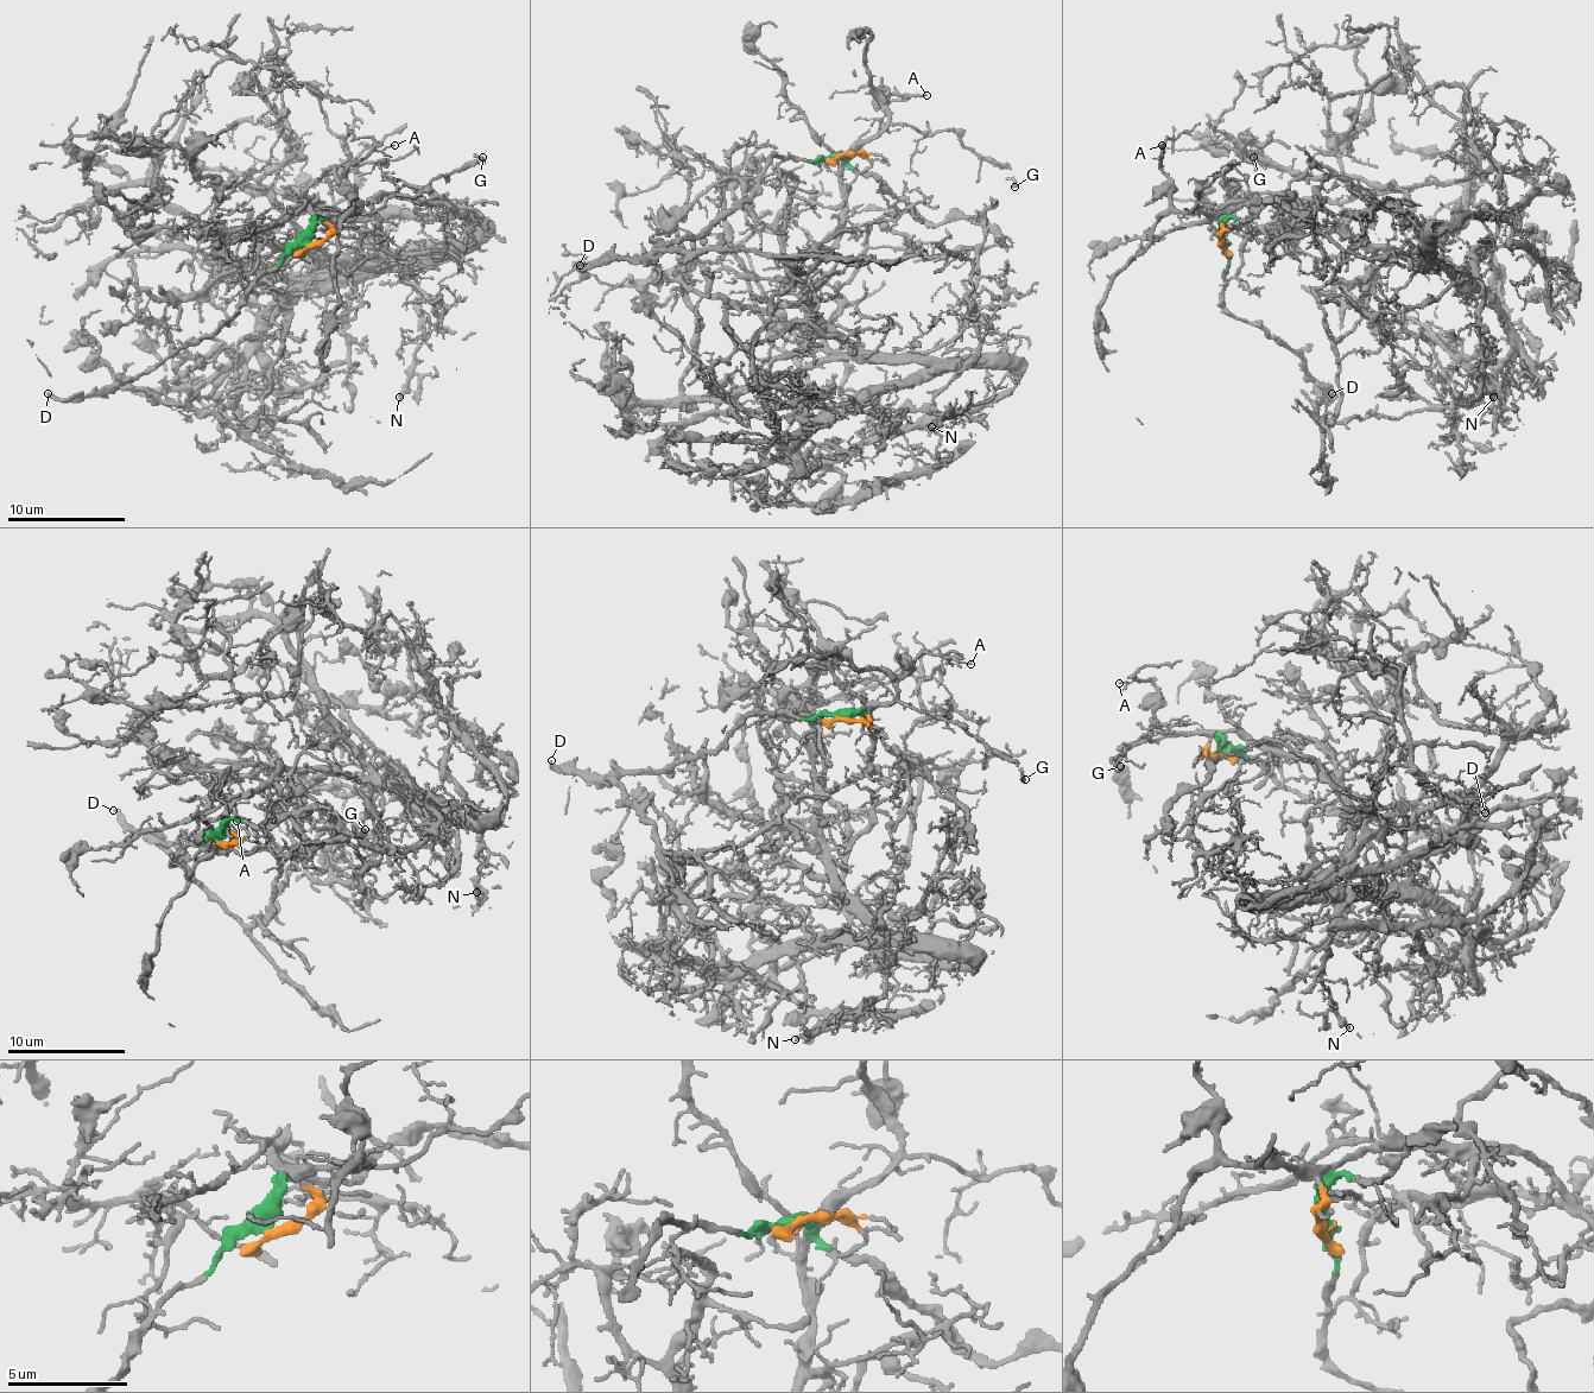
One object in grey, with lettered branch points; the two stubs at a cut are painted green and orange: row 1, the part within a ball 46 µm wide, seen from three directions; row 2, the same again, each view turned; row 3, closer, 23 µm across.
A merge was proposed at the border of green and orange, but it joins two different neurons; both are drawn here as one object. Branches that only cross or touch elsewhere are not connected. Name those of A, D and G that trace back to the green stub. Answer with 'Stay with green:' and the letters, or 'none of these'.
Stay with green: D

